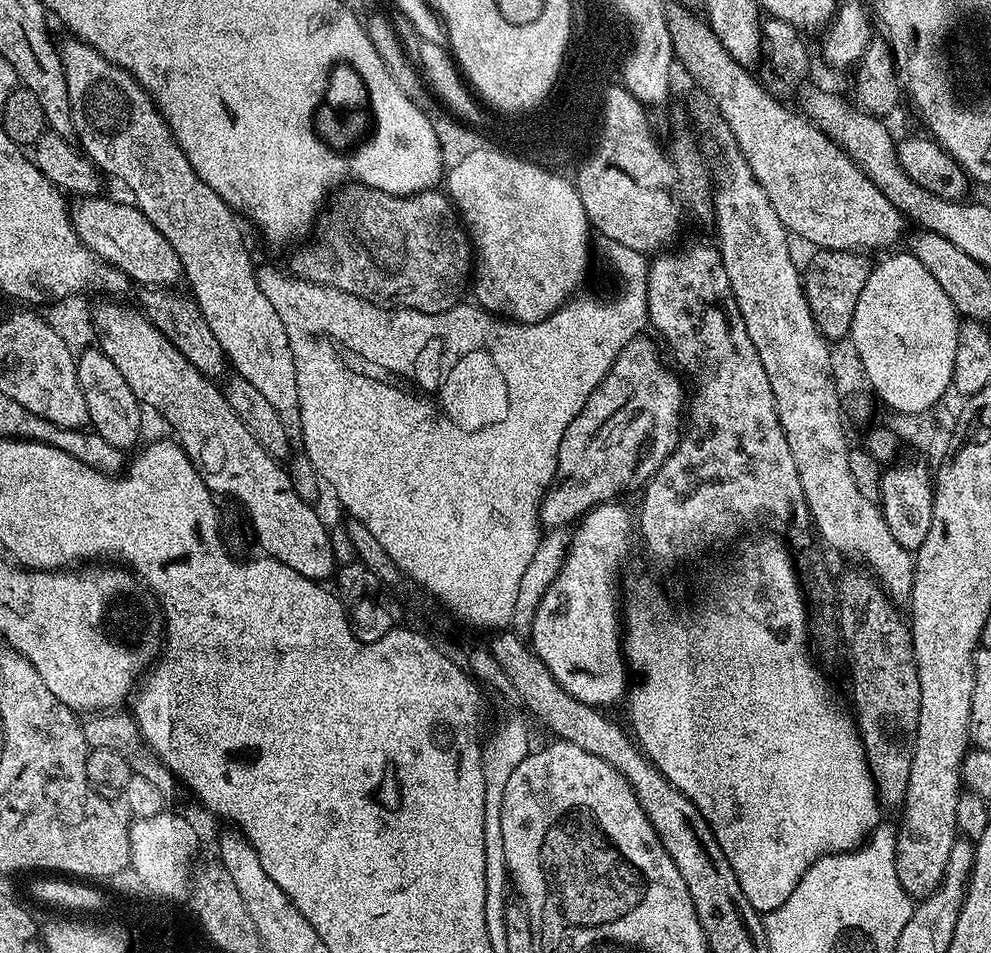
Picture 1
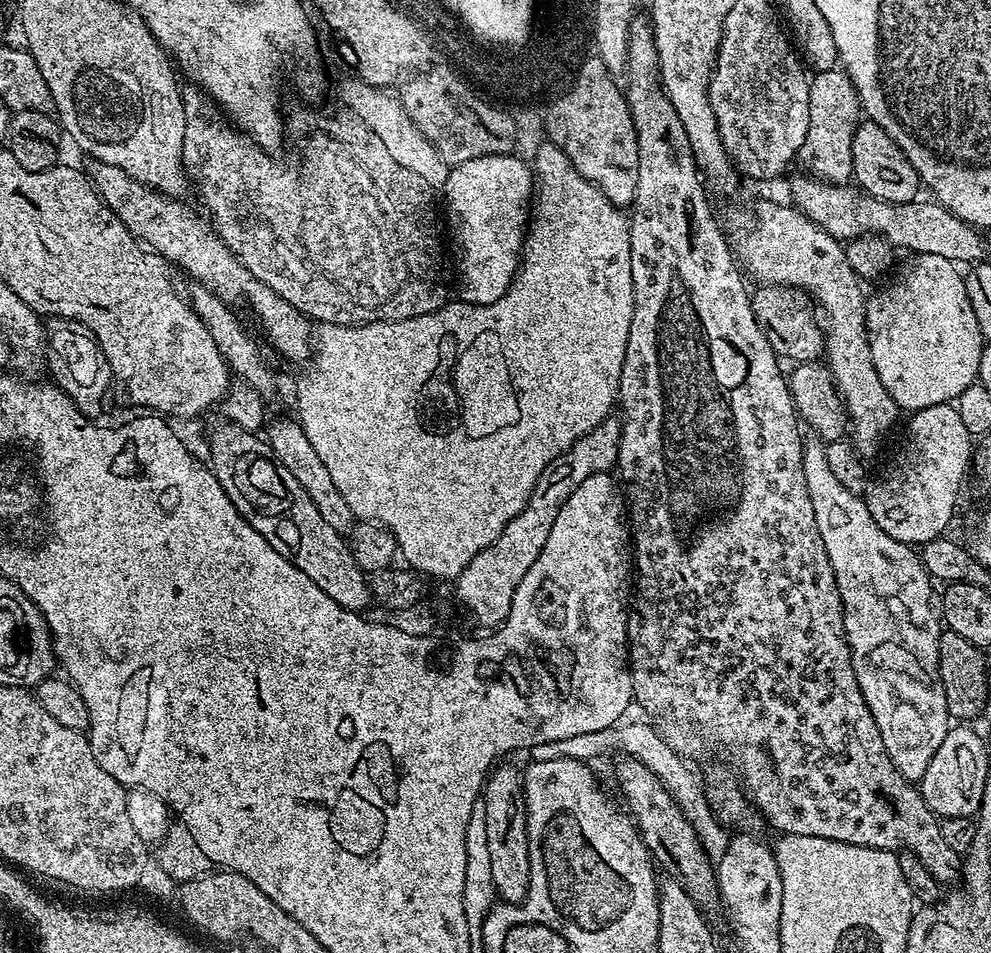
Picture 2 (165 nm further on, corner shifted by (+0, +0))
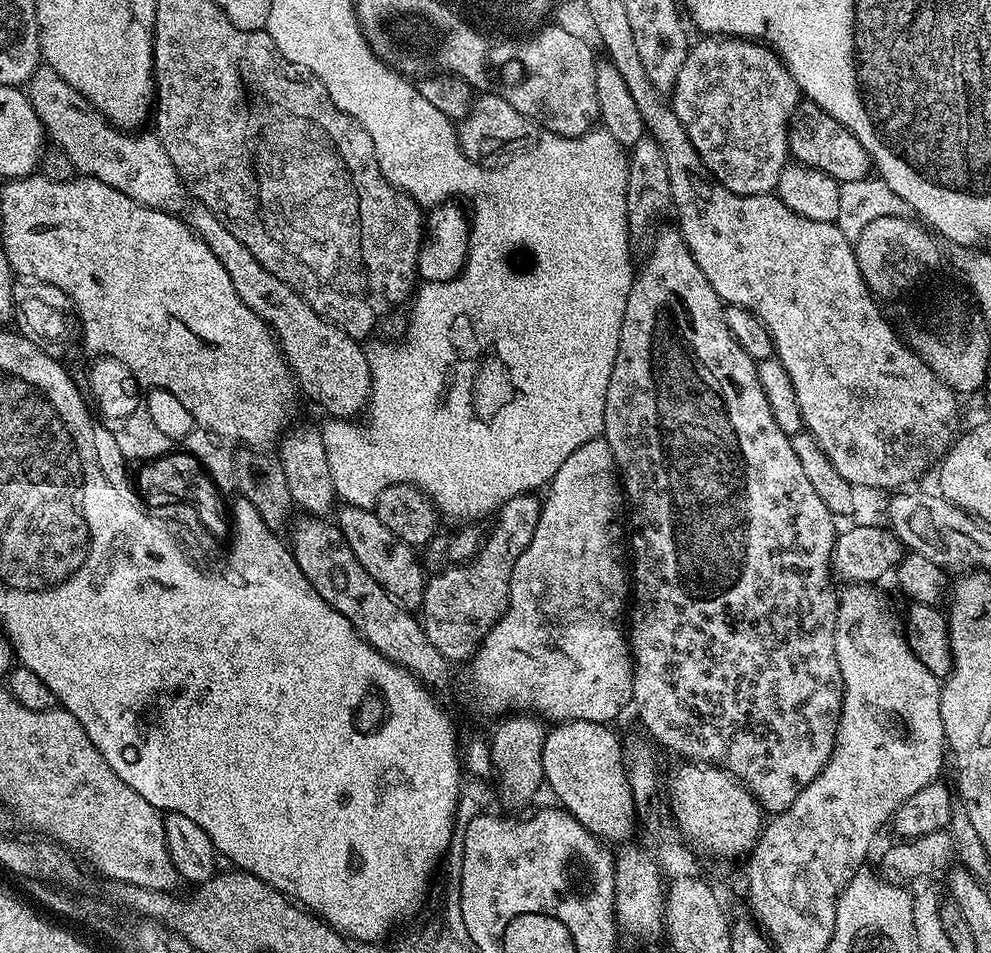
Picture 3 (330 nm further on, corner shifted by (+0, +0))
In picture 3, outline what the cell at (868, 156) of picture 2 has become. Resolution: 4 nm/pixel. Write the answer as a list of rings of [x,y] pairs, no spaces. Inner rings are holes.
[[[807,98],[801,99],[788,123],[788,151],[795,163],[822,170],[841,184],[867,180],[870,176],[872,159],[866,154],[862,142],[854,138],[849,128],[844,128],[833,116],[826,114],[826,110]]]

